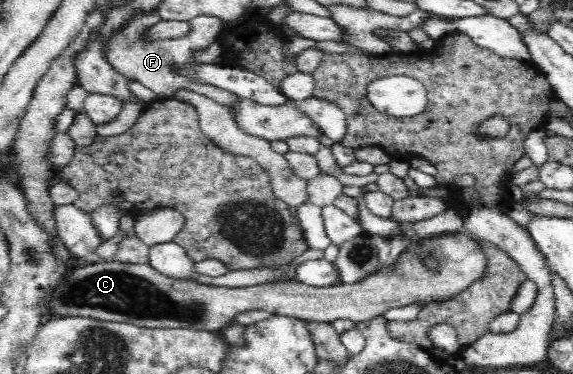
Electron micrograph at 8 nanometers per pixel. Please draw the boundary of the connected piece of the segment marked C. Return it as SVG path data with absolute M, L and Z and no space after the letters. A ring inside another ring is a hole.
M457 232L457 234L441 234L431 236L425 240L419 240L415 246L410 246L397 258L395 268L383 268L361 282L355 284L339 283L333 286L309 286L295 279L288 281L273 281L255 286L229 288L223 286L211 286L198 283L193 279L177 280L169 278L157 272L149 263L131 264L119 261L103 261L73 268L63 276L53 290L44 294L45 308L57 316L67 318L81 316L83 318L95 318L109 322L126 322L147 328L166 329L193 329L193 330L215 330L224 329L235 320L237 314L246 310L266 310L272 315L293 316L305 321L319 321L332 323L338 318L348 318L353 322L363 322L376 316L383 315L390 308L401 308L413 302L420 302L422 308L425 303L431 301L442 301L451 298L465 290L472 282L481 279L486 269L486 258L481 250L479 240L471 238L468 233ZM433 255L439 261L439 268L433 272L424 265L424 260Z

